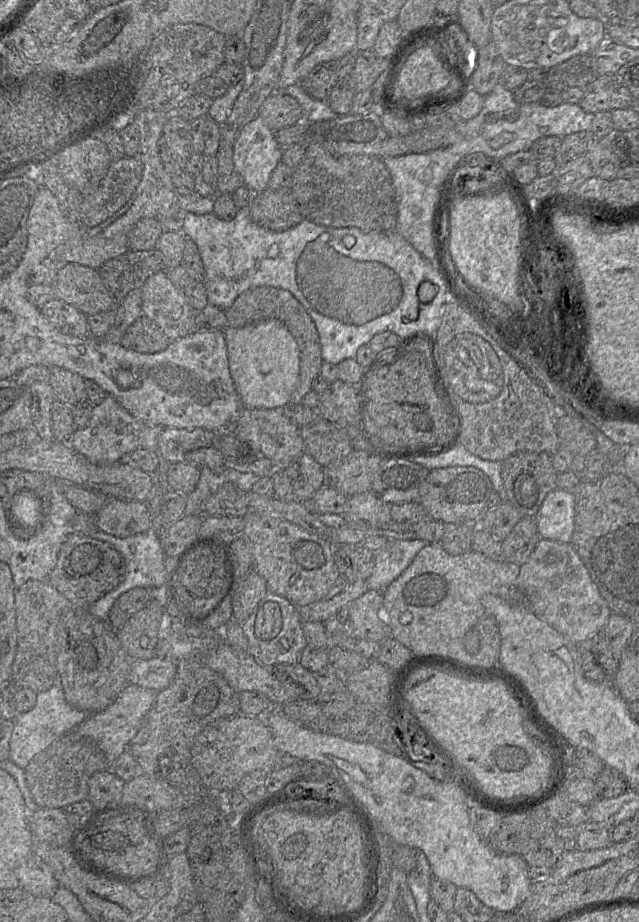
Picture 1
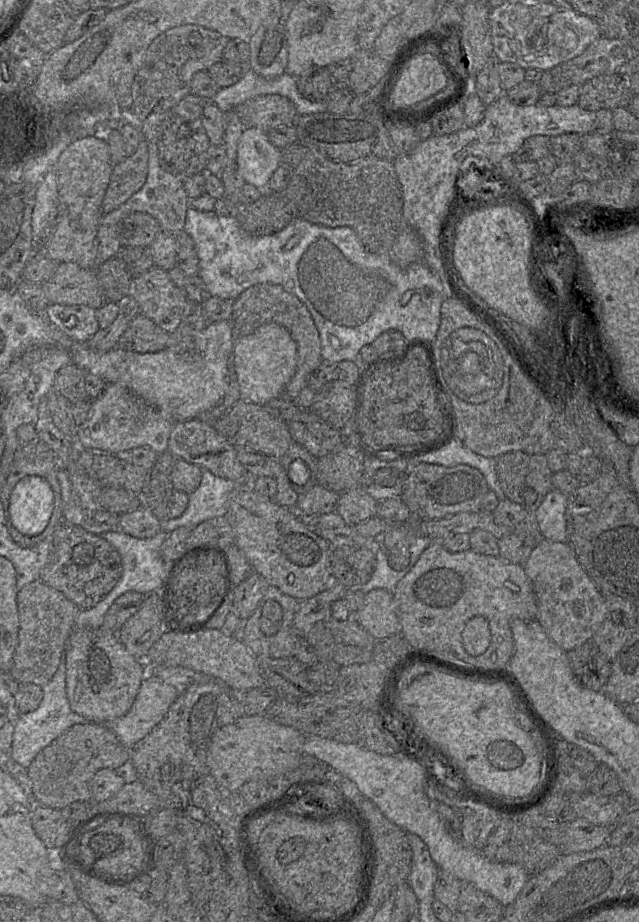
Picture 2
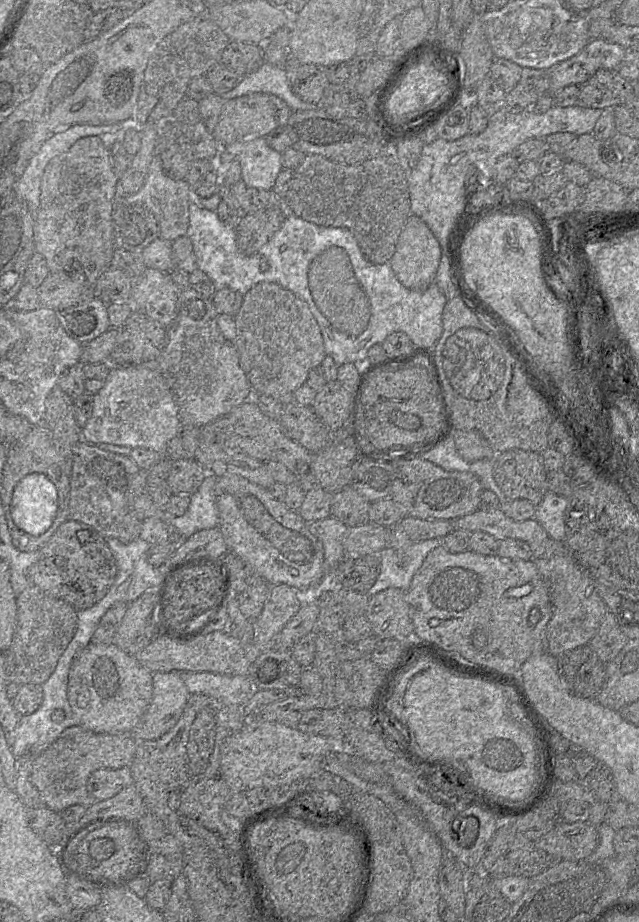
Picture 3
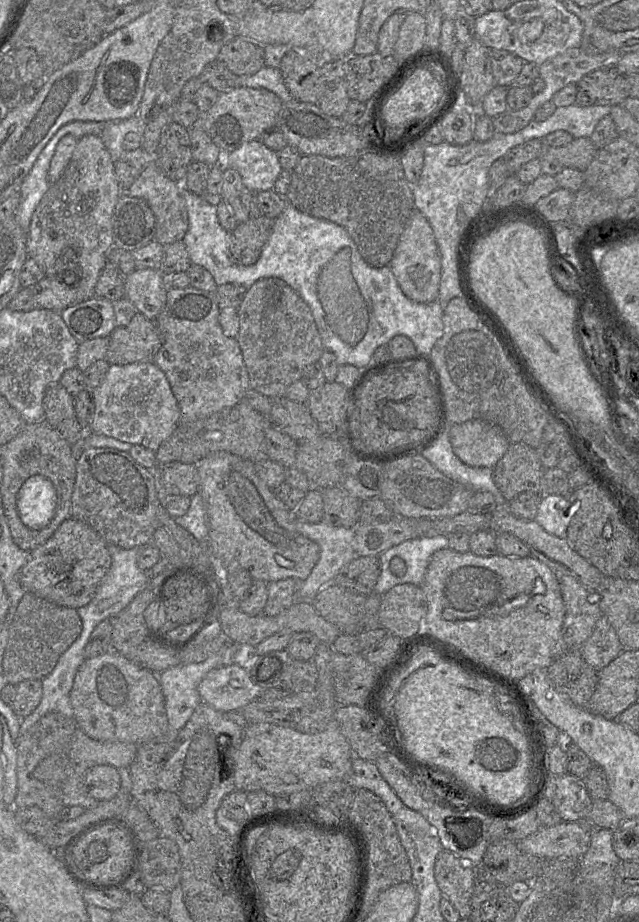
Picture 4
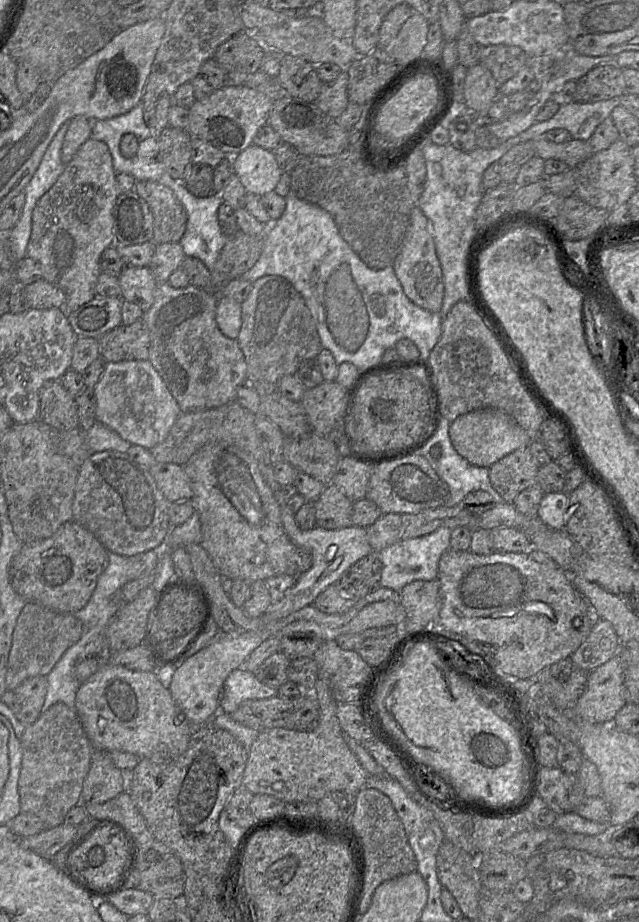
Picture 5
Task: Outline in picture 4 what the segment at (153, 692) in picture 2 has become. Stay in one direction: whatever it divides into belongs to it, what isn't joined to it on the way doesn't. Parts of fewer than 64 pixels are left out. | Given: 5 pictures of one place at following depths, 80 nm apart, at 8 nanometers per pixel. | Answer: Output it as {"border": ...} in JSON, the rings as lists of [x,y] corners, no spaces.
{"border":[[[227,650],[225,654],[213,655],[203,662],[179,665],[159,674],[168,724],[172,730],[181,730],[203,702],[198,686],[207,673],[232,662],[232,650]]]}

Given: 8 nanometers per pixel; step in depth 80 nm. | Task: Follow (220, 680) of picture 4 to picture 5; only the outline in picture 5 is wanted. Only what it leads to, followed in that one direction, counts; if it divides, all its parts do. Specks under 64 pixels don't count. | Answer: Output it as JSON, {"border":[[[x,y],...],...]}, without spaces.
{"border":[[[243,664],[225,680],[218,714],[231,714],[246,700],[266,699],[278,695],[278,689],[262,684]]]}

